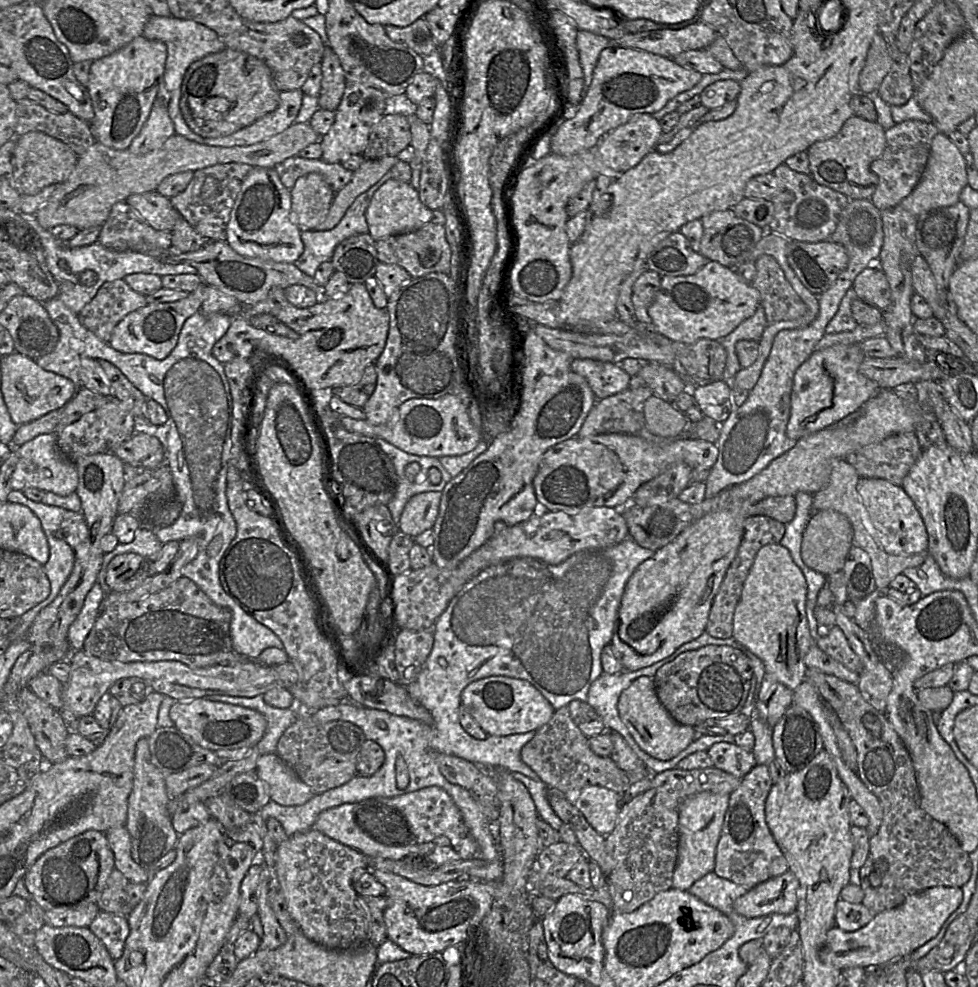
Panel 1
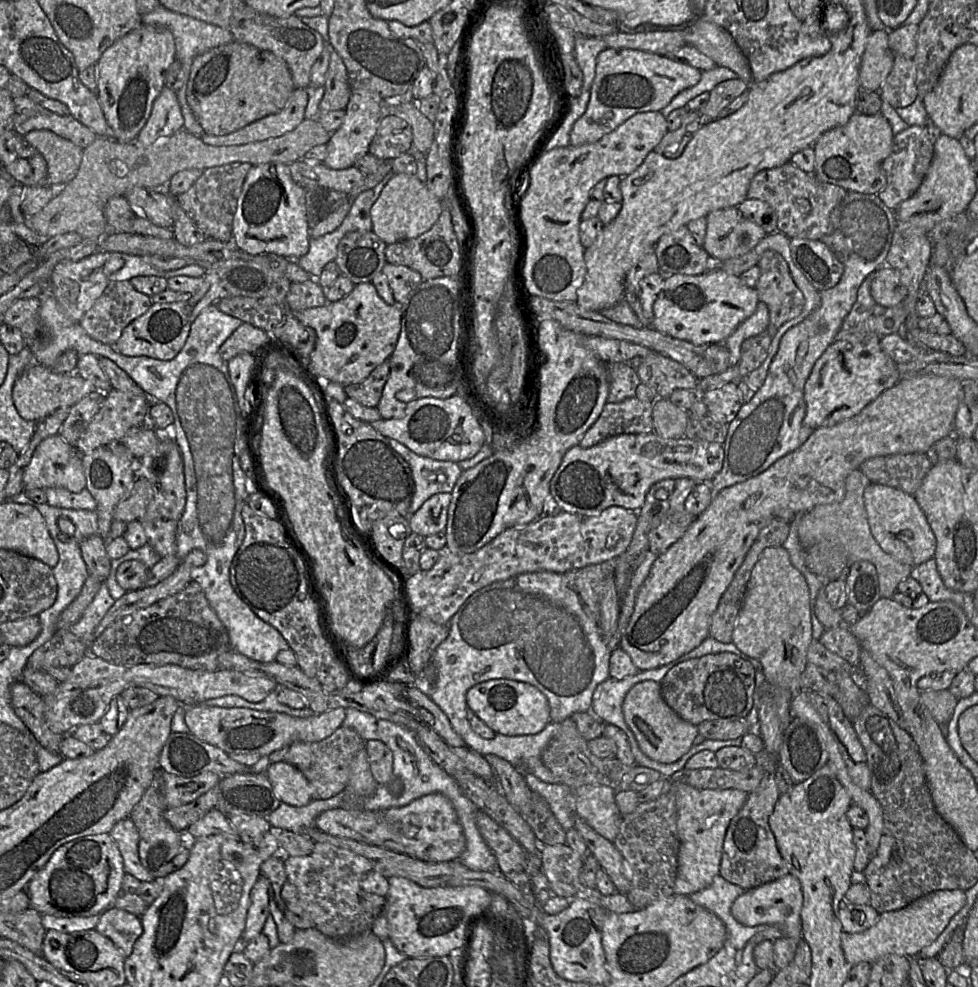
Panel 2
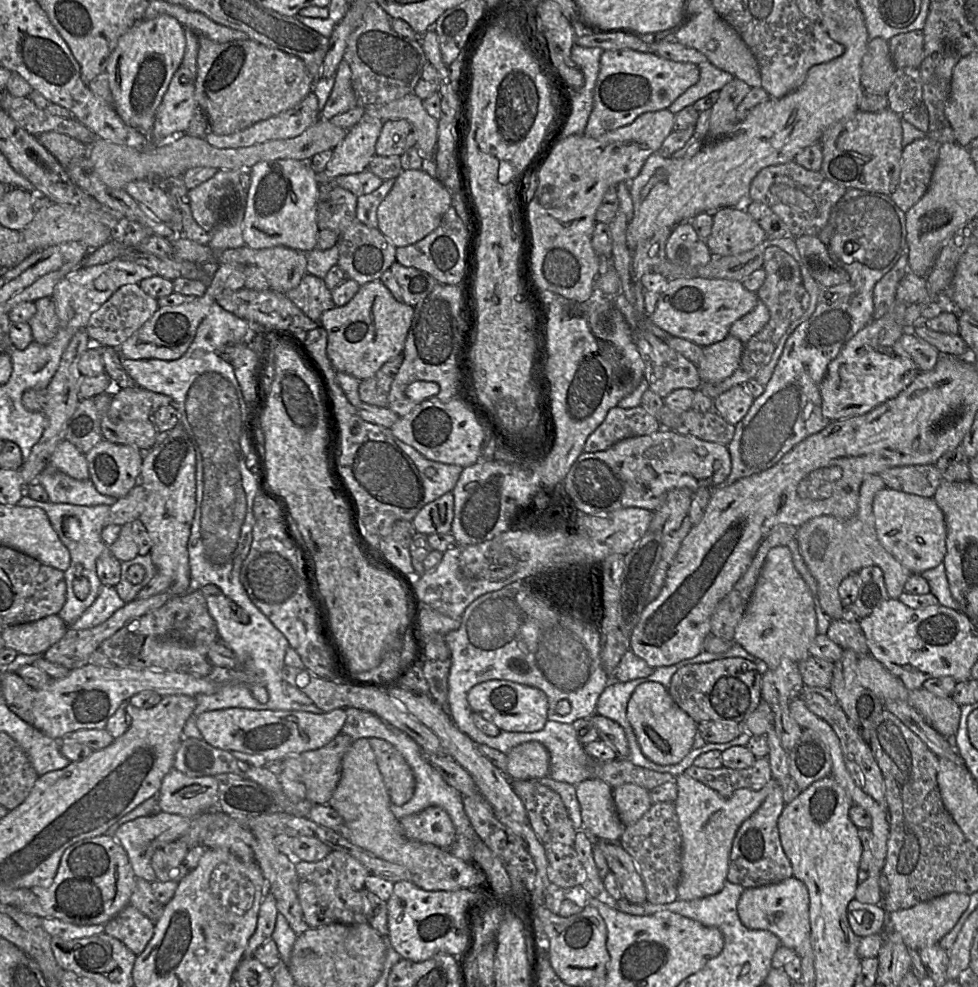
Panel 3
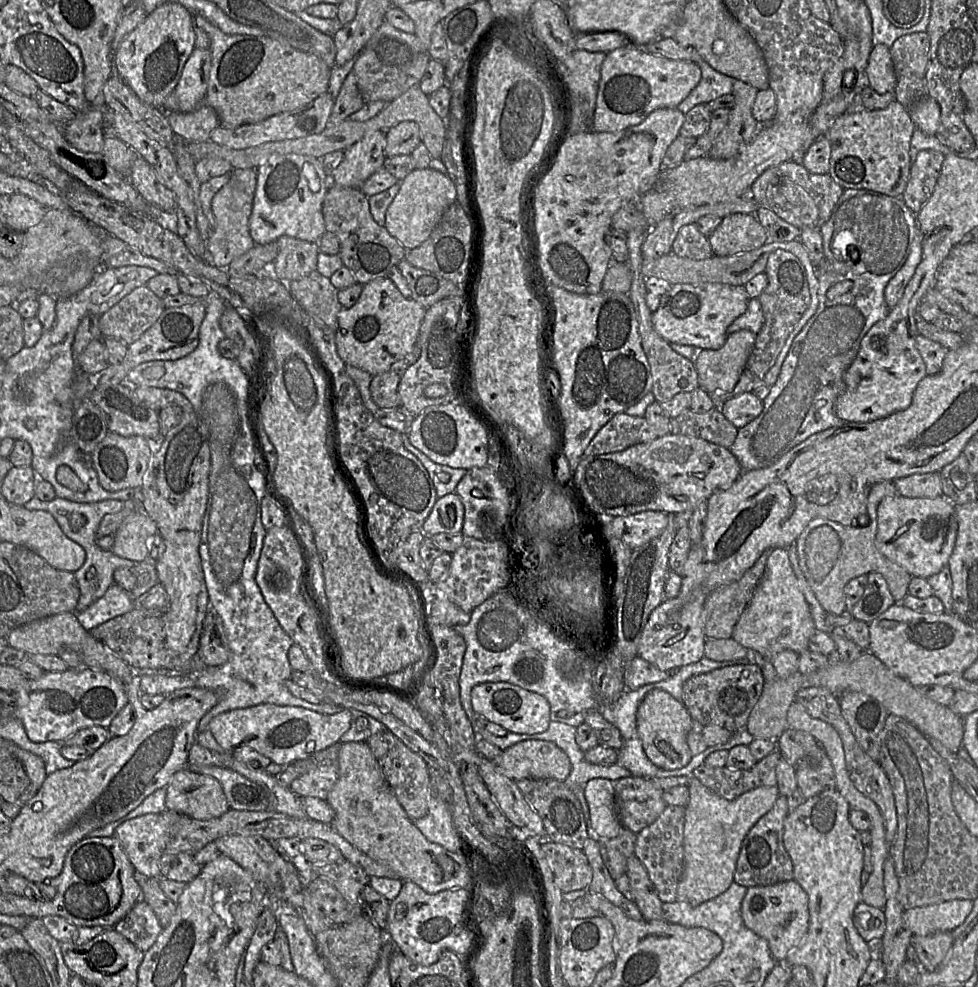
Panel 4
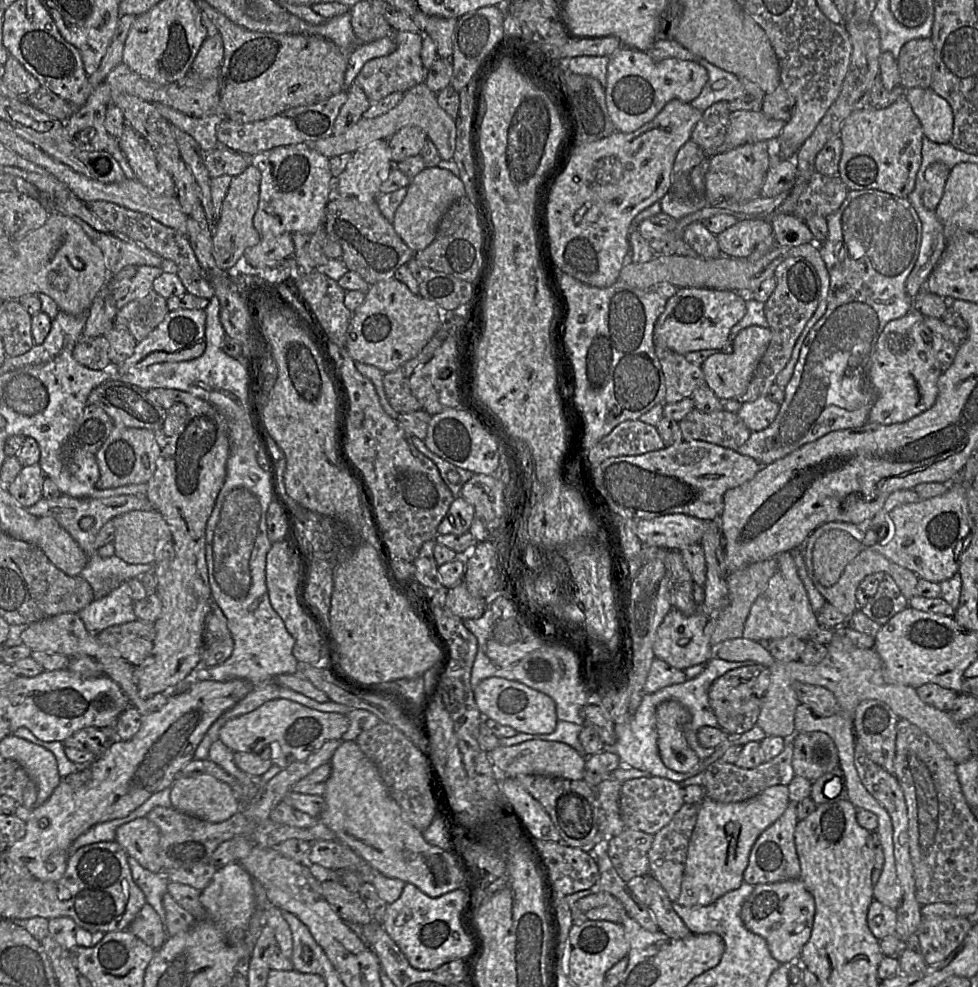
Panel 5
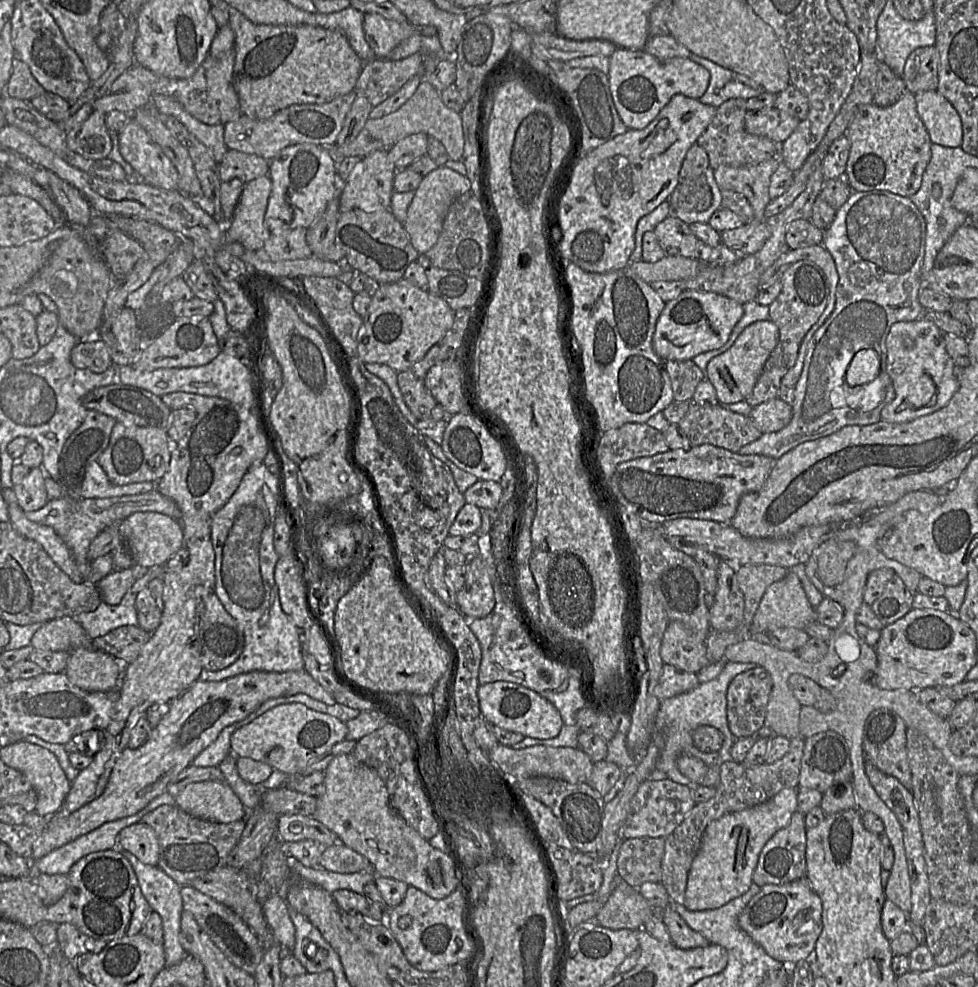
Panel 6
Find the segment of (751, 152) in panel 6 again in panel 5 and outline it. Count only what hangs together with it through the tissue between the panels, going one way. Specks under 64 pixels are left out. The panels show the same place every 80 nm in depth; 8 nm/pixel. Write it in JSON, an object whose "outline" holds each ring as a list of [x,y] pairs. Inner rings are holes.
{"outline":[[[719,101],[714,103],[711,107],[707,108],[702,112],[702,117],[698,121],[698,123],[695,125],[694,129],[691,133],[691,140],[695,142],[701,149],[705,152],[707,157],[714,156],[719,153],[726,152],[732,148],[727,149],[727,127],[729,123],[729,116],[731,111],[728,108],[728,102],[729,101]]]}

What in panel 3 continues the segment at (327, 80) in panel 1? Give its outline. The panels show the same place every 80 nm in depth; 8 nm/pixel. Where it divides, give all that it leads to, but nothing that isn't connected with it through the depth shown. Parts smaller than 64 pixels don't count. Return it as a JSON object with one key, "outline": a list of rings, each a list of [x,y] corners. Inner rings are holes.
{"outline":[[[342,60],[334,75],[334,85],[329,98],[320,111],[320,118],[328,121],[336,115],[343,114],[359,106],[358,98],[351,84],[351,69]]]}

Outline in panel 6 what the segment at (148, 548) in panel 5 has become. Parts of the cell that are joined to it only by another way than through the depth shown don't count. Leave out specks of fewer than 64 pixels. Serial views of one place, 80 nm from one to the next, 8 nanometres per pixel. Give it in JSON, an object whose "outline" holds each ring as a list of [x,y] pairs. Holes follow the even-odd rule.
{"outline":[[[136,512],[119,522],[119,530],[127,541],[135,564],[153,567],[164,565],[184,546],[183,529],[179,520],[158,512]]]}

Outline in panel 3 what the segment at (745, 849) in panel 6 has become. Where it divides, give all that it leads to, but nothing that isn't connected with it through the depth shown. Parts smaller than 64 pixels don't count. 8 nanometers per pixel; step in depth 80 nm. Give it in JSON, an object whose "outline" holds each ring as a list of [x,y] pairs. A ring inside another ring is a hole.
{"outline":[[[685,774],[676,776],[675,783],[677,785],[678,795],[677,795],[677,799],[674,802],[674,806],[676,809],[679,827],[680,827],[680,831],[681,831],[681,838],[682,838],[681,876],[680,876],[679,883],[677,885],[677,899],[694,900],[694,899],[699,899],[699,898],[703,898],[706,896],[716,894],[722,890],[722,888],[724,886],[724,882],[727,880],[727,872],[728,872],[728,867],[729,867],[729,856],[730,856],[730,852],[731,852],[731,848],[732,848],[732,843],[733,843],[733,840],[735,838],[735,835],[736,835],[739,827],[747,818],[749,818],[761,806],[761,804],[766,799],[766,797],[770,794],[770,792],[773,790],[773,788],[778,783],[772,778],[772,780],[760,790],[755,791],[755,790],[751,790],[751,789],[747,789],[747,788],[741,788],[741,789],[734,791],[732,796],[729,798],[722,797],[715,790],[711,789],[710,787],[704,785],[703,783],[699,782],[698,780],[695,780]]]}

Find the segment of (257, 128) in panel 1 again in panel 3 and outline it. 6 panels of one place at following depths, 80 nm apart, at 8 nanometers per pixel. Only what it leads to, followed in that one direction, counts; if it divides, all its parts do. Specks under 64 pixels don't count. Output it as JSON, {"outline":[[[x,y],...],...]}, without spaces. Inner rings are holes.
{"outline":[[[311,92],[298,105],[274,117],[259,121],[230,135],[207,132],[204,139],[210,145],[221,149],[249,147],[269,141],[295,138],[319,119],[318,100]]]}

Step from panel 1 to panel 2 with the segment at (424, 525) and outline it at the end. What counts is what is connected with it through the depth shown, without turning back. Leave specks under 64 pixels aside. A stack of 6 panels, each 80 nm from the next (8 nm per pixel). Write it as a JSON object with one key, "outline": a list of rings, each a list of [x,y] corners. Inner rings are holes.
{"outline":[[[439,493],[427,499],[409,519],[413,533],[427,537],[444,532],[451,493]]]}

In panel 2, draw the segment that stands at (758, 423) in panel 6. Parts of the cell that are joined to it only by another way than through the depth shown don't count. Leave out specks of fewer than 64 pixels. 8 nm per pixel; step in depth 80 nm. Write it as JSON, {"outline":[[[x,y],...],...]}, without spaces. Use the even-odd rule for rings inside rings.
{"outline":[[[727,383],[699,397],[707,407],[707,414],[715,421],[726,425],[736,417],[742,405],[745,404],[737,383]]]}

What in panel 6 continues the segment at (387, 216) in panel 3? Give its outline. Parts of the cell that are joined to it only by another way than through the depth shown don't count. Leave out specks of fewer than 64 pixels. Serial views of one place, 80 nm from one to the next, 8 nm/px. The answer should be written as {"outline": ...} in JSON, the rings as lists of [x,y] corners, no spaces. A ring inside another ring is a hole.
{"outline":[[[444,166],[438,167],[423,177],[419,187],[414,191],[414,198],[409,205],[407,218],[403,223],[410,242],[419,255],[425,254],[436,244],[451,203],[470,188],[471,182],[466,176]]]}

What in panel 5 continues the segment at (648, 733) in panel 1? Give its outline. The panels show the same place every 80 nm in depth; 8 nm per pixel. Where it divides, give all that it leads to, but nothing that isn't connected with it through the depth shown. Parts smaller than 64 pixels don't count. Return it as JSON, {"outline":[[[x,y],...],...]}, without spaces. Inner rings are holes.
{"outline":[[[676,700],[664,701],[656,708],[659,754],[665,766],[676,772],[689,772],[700,761],[684,736],[689,719],[688,710]]]}

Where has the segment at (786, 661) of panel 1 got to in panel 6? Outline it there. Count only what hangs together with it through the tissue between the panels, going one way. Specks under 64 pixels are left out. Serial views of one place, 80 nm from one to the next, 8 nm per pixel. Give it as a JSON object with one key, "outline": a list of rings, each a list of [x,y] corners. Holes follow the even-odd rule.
{"outline":[[[791,570],[786,576],[772,583],[765,591],[759,607],[748,627],[750,637],[757,633],[767,633],[776,628],[798,628],[815,620],[815,608],[810,604],[798,576]]]}

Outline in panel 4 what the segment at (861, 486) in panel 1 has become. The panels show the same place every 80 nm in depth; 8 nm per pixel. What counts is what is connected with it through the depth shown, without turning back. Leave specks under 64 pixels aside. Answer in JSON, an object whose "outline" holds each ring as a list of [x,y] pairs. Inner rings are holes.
{"outline":[[[896,494],[882,499],[877,507],[875,545],[879,552],[903,567],[912,577],[927,579],[947,567],[957,530],[956,505],[945,496],[908,498]]]}

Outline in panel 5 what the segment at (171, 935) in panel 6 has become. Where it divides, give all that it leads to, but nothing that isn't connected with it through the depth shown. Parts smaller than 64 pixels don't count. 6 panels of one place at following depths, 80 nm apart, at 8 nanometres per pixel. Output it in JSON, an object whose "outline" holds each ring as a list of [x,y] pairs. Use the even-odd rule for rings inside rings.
{"outline":[[[128,856],[133,881],[139,886],[145,896],[146,903],[151,905],[163,924],[165,921],[165,909],[163,896],[167,893],[169,880],[161,873],[154,873],[142,867],[133,857]]]}

